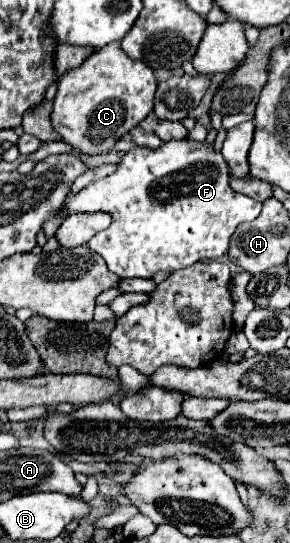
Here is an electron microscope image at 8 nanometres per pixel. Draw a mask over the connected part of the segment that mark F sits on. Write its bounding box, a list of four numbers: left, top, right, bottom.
[65,138,261,278]

